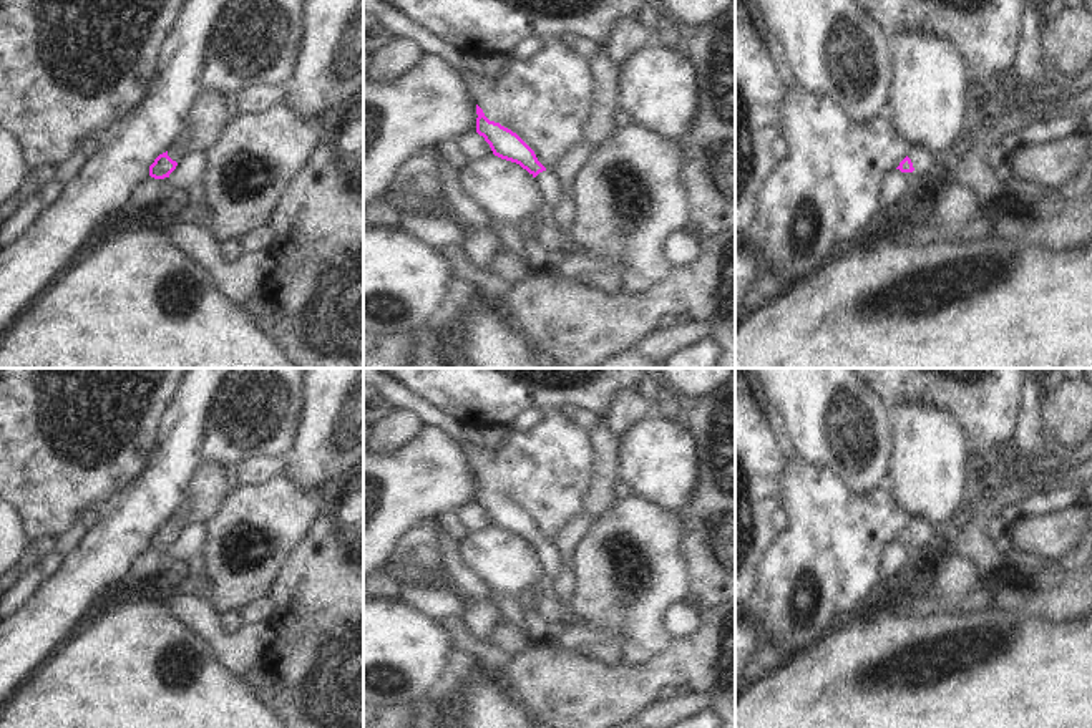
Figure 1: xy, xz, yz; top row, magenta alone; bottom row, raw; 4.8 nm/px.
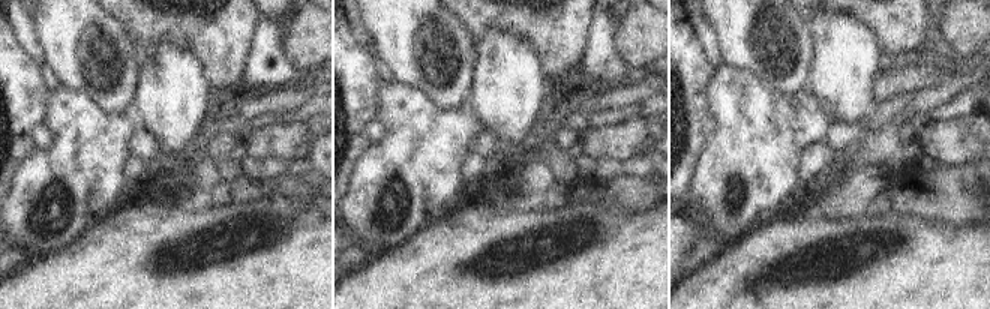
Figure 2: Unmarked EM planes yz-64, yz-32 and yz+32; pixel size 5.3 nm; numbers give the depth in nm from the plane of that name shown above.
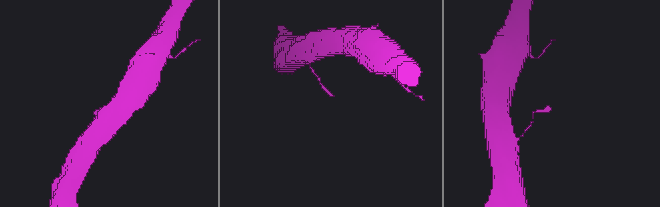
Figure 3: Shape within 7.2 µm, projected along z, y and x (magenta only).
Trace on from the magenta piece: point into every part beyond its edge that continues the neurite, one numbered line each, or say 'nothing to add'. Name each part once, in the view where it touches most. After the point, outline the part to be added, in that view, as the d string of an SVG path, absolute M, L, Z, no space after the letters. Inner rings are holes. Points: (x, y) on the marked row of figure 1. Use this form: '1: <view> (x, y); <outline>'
1: yz (923, 160); M913 148L908 153L908 158L913 163L914 176L924 176L924 174L931 172L931 169L934 166L941 164L941 159L928 148Z

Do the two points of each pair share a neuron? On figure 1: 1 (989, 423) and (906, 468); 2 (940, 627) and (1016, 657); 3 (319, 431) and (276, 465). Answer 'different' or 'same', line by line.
1: different
2: same
3: different

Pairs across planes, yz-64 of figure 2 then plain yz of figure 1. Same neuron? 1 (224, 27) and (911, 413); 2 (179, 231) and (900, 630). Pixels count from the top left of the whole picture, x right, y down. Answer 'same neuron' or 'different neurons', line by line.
1: different neurons
2: same neuron

